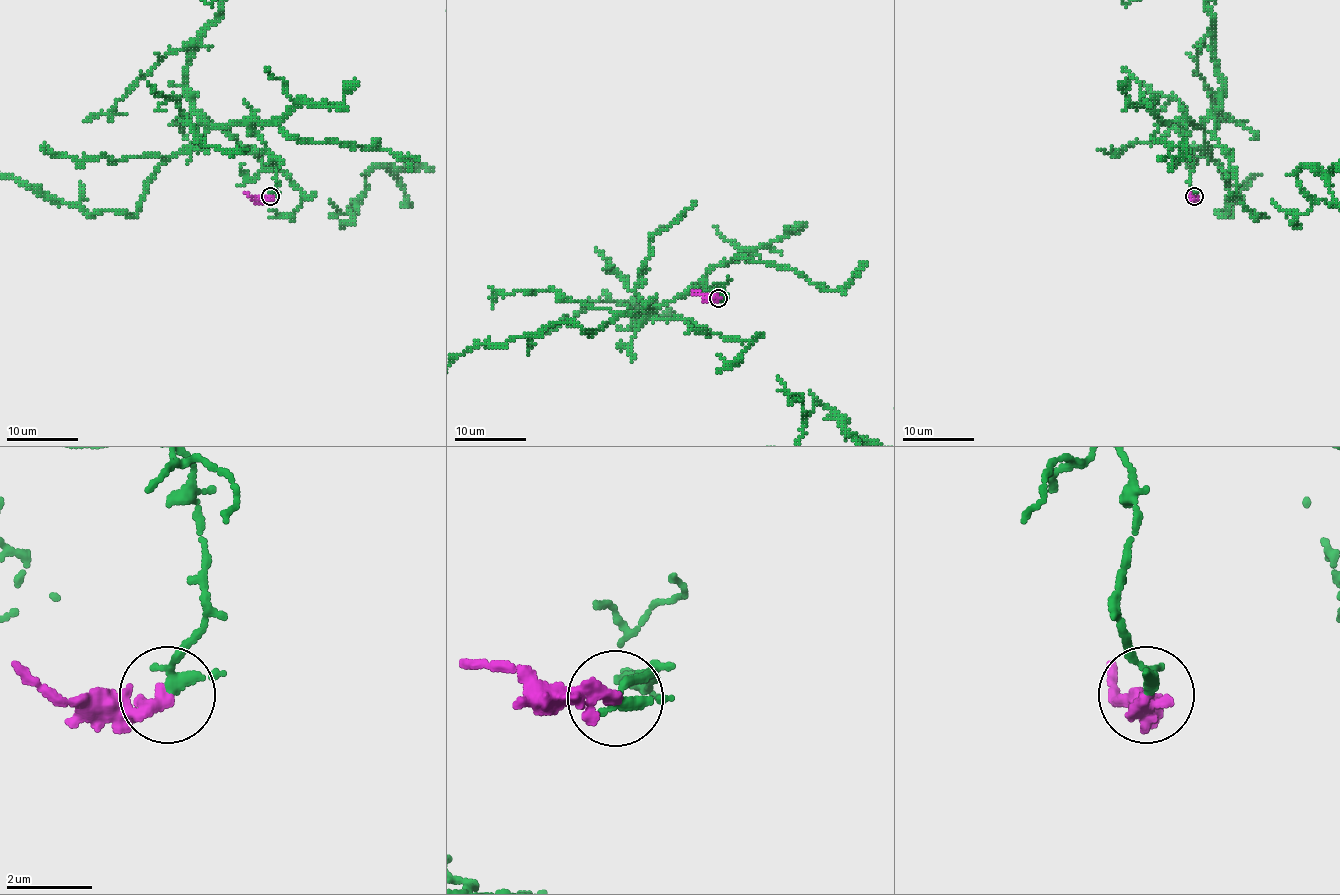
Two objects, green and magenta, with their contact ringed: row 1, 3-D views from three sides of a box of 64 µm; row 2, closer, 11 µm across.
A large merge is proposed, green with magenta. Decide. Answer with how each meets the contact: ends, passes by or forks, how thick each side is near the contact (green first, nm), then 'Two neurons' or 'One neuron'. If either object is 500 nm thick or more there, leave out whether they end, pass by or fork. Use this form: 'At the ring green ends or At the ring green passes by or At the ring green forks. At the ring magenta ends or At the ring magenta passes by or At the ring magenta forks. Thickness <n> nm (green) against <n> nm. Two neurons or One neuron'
At the ring green passes by. At the ring magenta ends. Thickness 240 nm (green) against 360 nm. Two neurons

